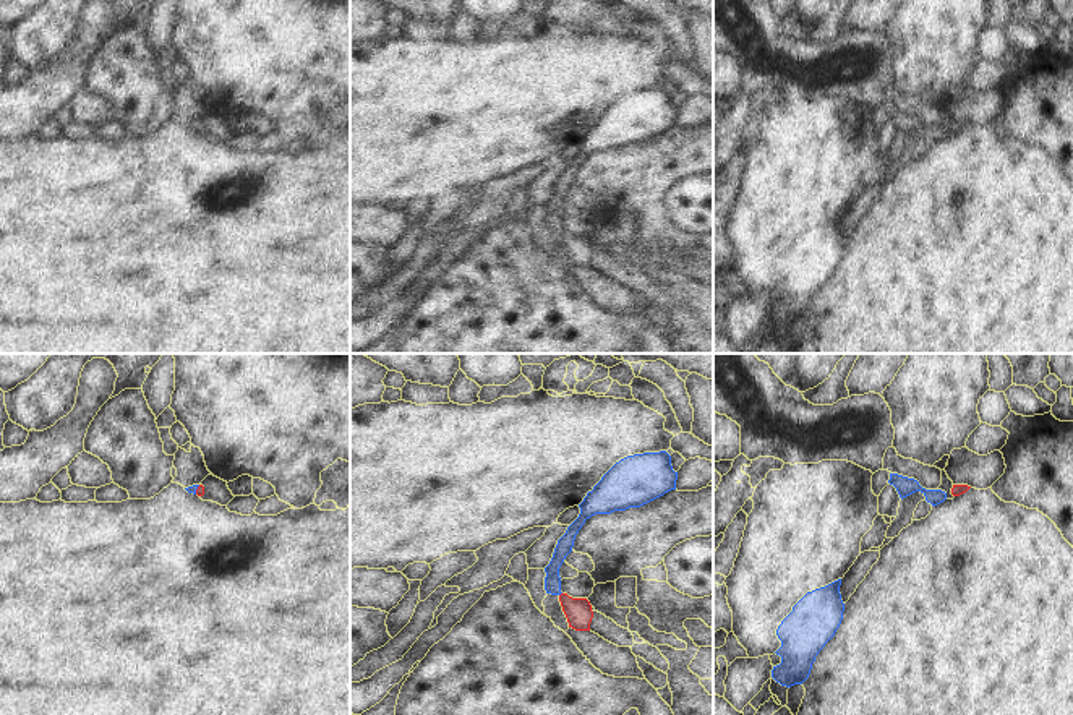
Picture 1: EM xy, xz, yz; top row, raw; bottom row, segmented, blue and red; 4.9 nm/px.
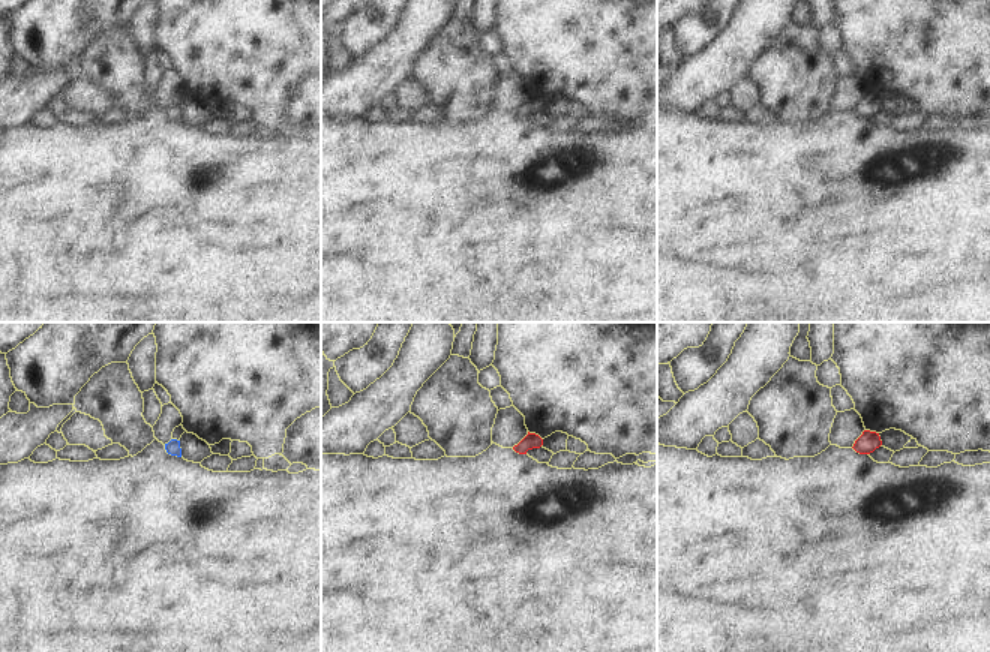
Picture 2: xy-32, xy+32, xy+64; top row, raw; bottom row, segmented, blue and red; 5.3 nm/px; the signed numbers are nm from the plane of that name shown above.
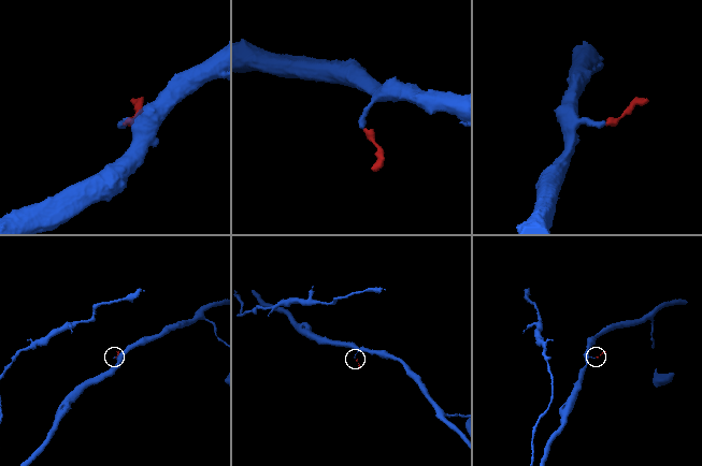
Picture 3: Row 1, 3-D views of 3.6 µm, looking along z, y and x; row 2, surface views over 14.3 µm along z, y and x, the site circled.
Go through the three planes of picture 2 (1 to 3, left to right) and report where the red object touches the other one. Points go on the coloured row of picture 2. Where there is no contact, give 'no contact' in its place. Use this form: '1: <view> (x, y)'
1: no contact
2: no contact
3: no contact

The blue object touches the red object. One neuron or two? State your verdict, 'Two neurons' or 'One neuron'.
One neuron.

